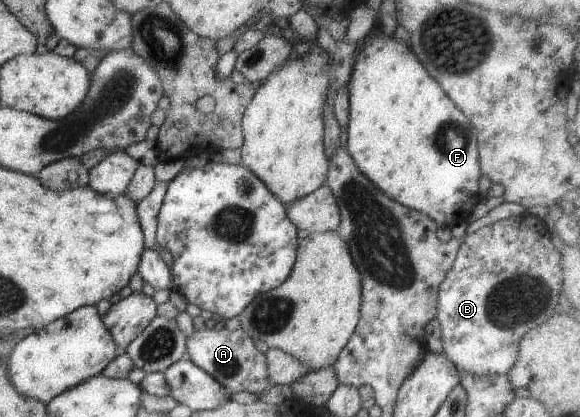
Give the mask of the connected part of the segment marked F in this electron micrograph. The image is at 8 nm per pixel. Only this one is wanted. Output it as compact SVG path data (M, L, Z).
M380 28L359 43L361 46L356 46L353 52L354 62L347 83L349 102L346 127L346 150L357 169L387 198L409 210L425 214L435 222L436 228L450 229L467 222L474 205L482 198L478 188L478 139L473 126L438 83L431 79L407 43L397 42L393 35L383 34Z

